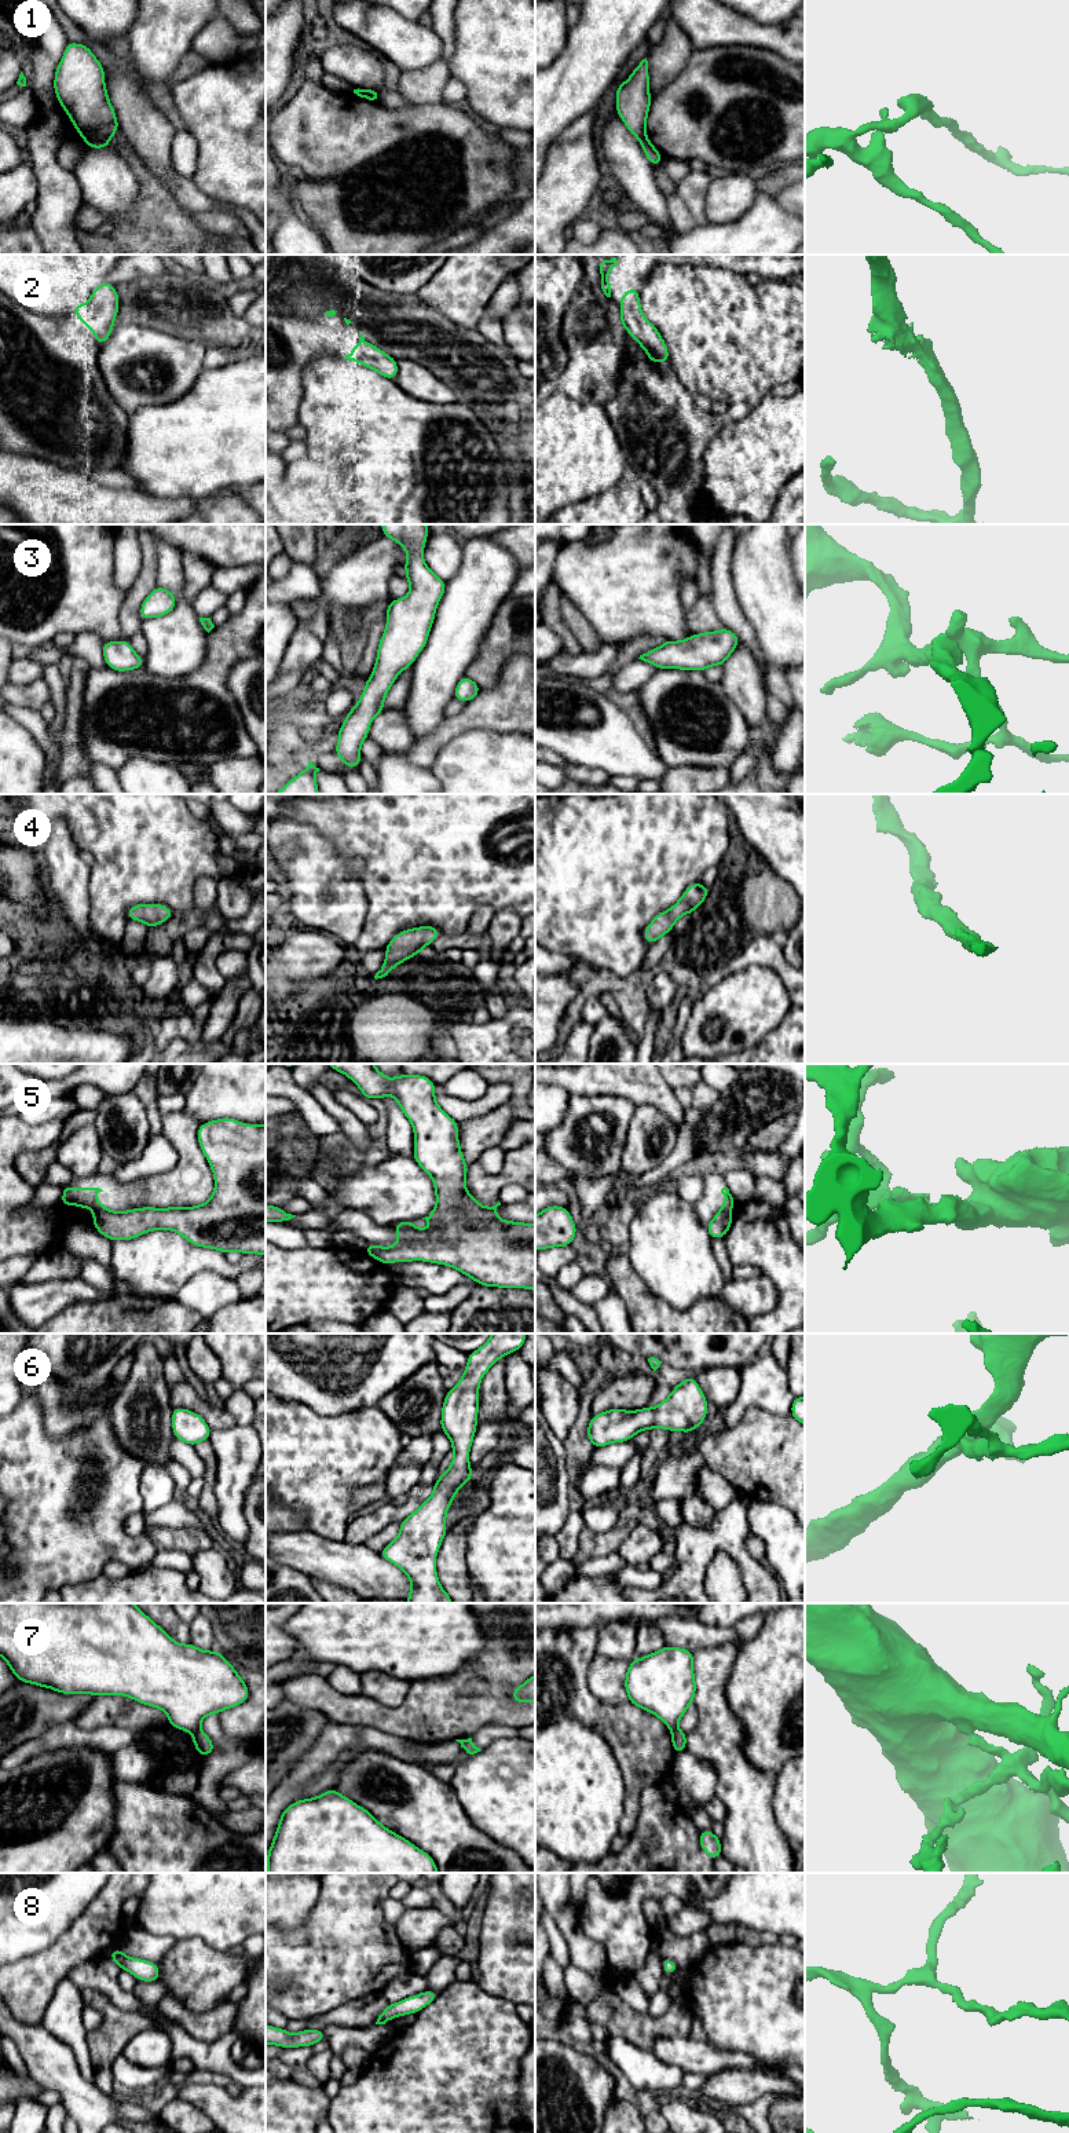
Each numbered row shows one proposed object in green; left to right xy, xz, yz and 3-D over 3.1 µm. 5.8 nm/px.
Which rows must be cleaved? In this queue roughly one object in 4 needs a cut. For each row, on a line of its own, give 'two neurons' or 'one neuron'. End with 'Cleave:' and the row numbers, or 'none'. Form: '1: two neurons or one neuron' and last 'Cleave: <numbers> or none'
1: two neurons
2: one neuron
3: one neuron
4: one neuron
5: two neurons
6: one neuron
7: two neurons
8: one neuron
Cleave: 1, 5, 7

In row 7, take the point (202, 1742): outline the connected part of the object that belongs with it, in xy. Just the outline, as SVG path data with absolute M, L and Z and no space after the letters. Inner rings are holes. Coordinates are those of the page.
M199 1728L193 1733L193 1742L199 1756L206 1756L216 1750L215 1745L212 1744L212 1739Z

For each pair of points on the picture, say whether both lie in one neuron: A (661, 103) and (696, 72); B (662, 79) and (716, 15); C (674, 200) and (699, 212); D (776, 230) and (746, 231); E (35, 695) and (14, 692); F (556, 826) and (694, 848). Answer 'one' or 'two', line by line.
A: one
B: two
C: two
D: one
E: one
F: one

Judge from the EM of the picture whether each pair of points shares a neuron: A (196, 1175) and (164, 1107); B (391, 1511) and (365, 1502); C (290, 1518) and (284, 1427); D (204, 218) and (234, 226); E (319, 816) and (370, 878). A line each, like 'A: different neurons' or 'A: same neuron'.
A: different neurons
B: different neurons
C: different neurons
D: same neuron
E: same neuron

